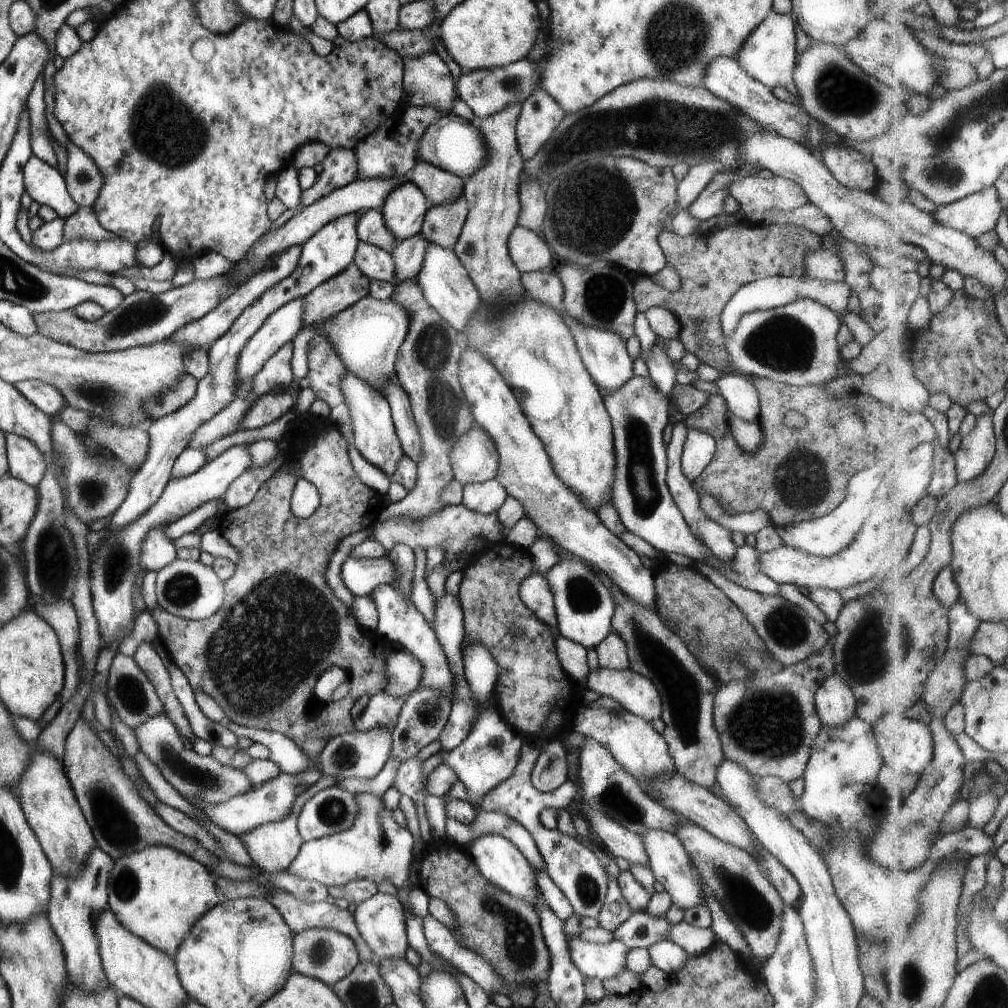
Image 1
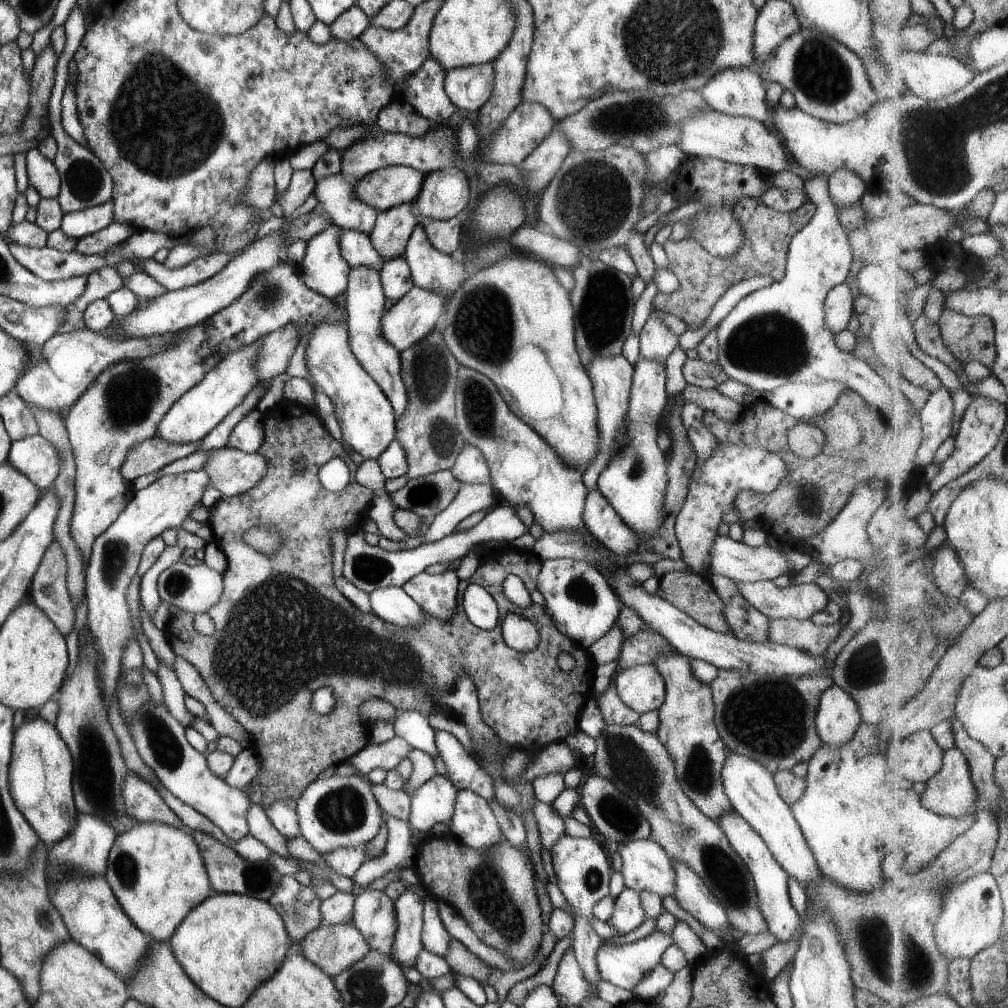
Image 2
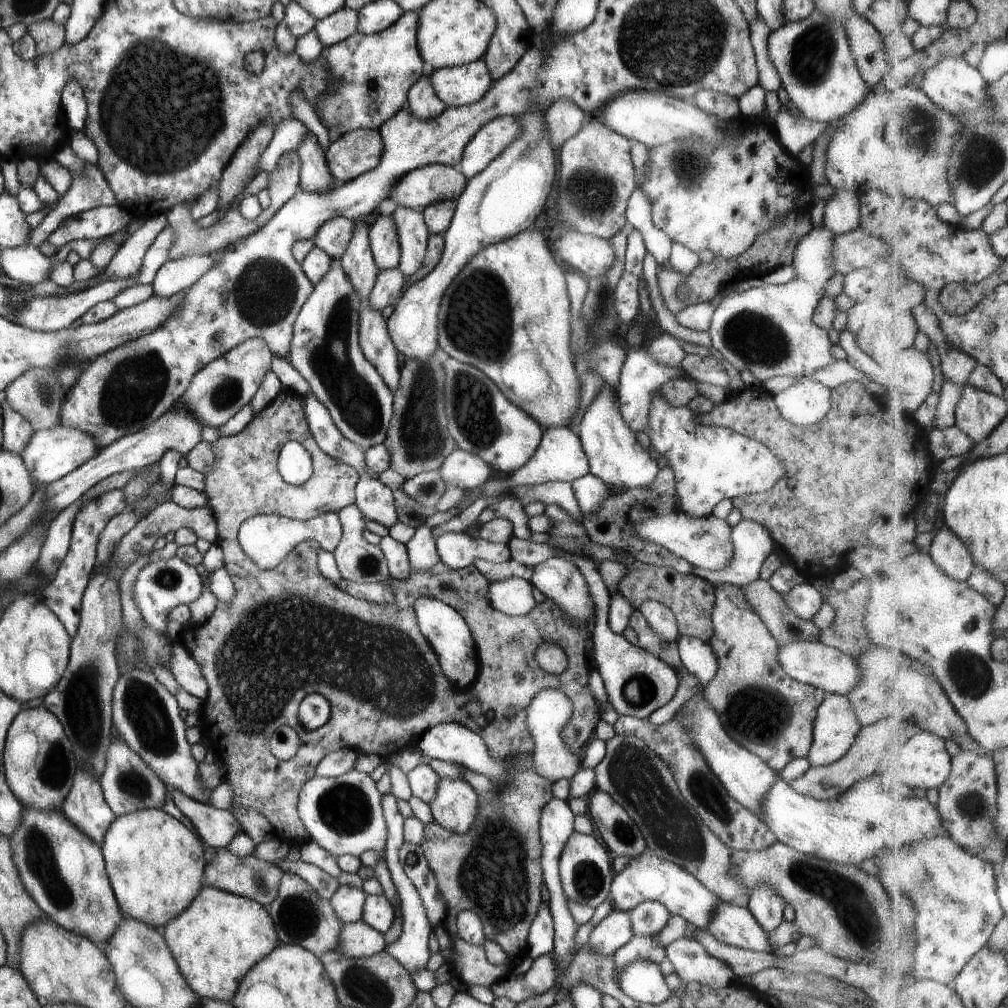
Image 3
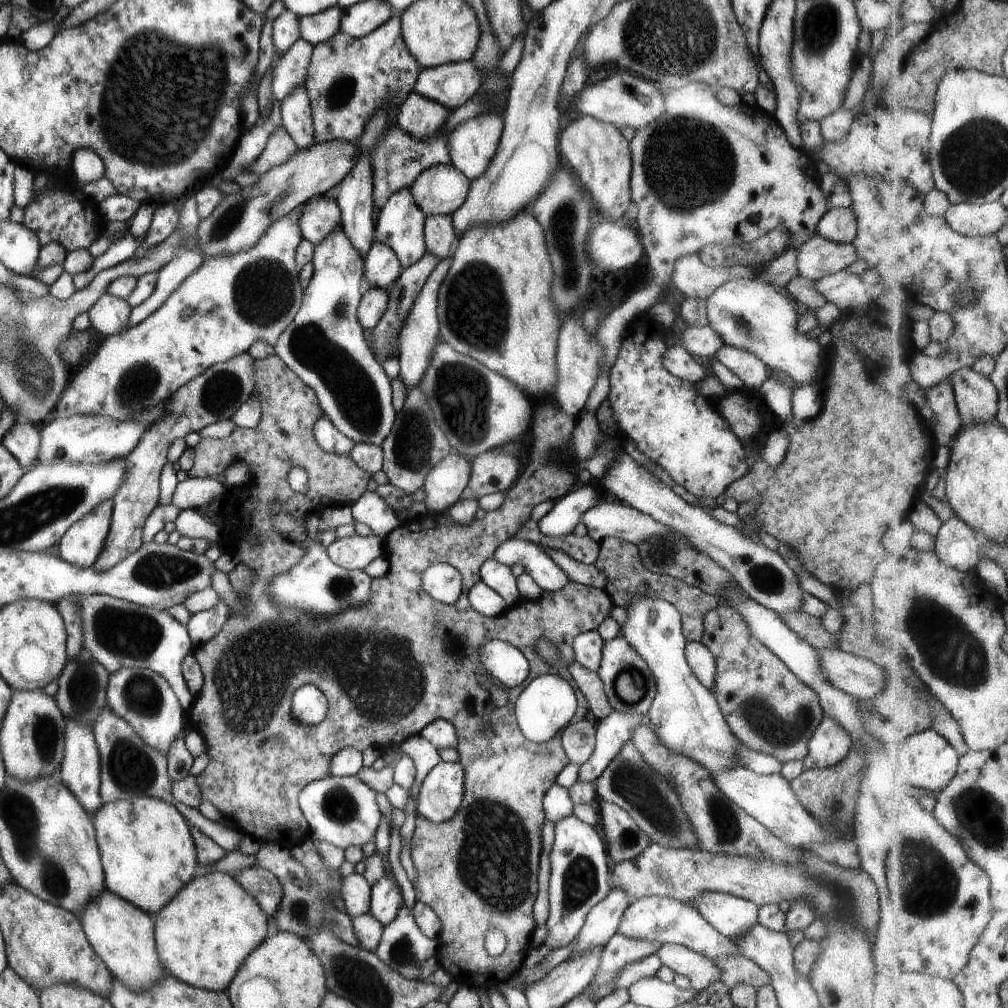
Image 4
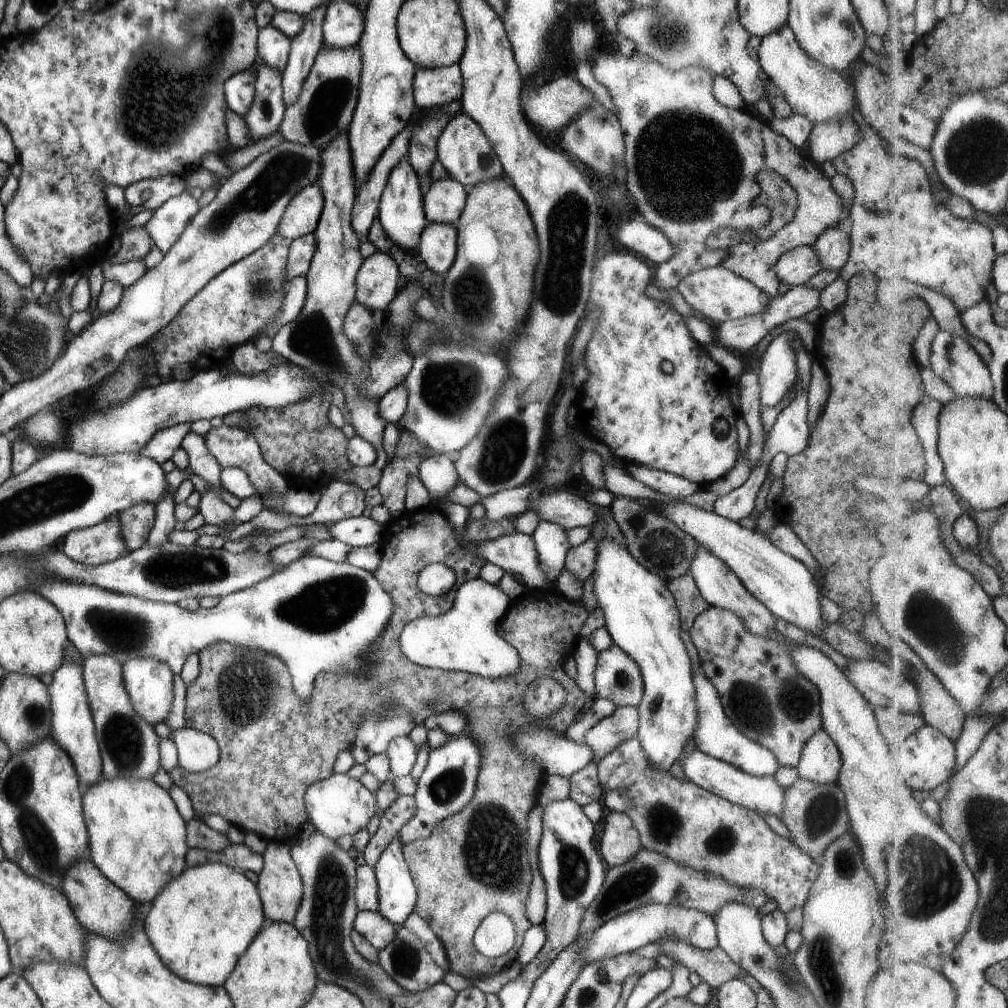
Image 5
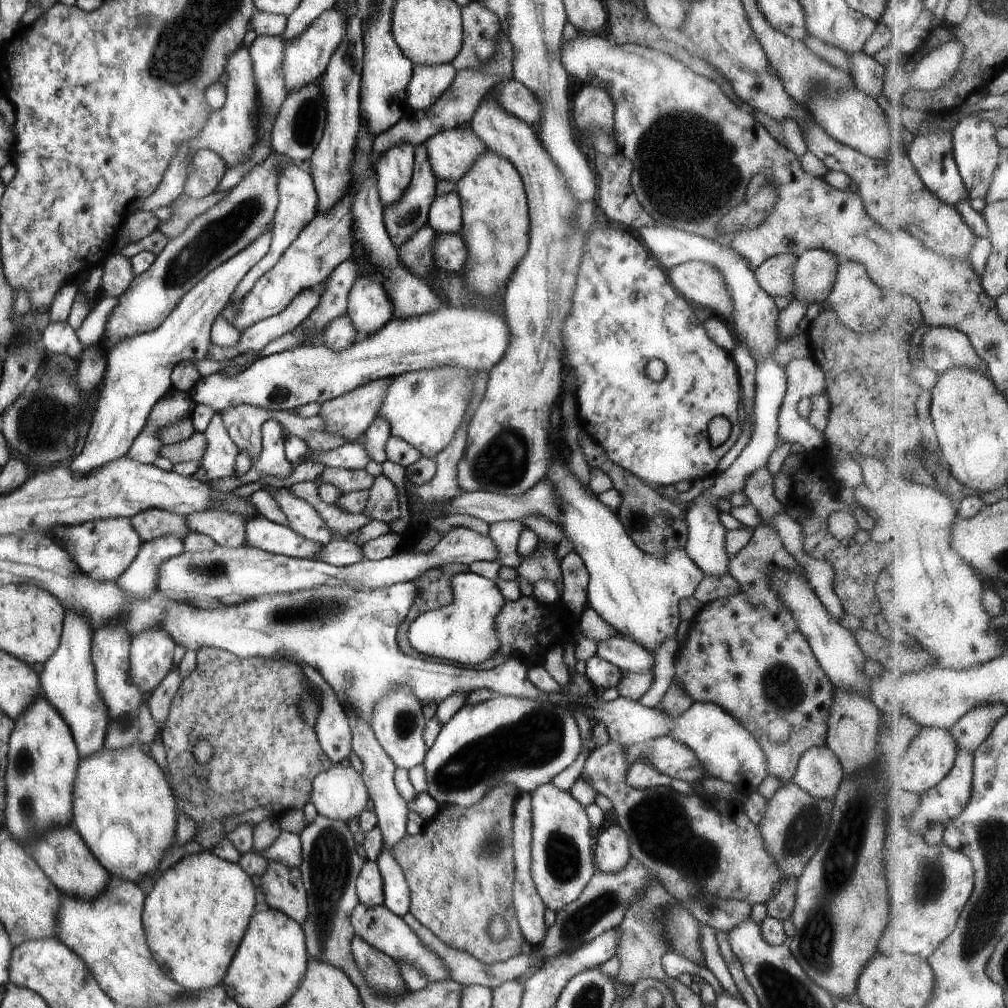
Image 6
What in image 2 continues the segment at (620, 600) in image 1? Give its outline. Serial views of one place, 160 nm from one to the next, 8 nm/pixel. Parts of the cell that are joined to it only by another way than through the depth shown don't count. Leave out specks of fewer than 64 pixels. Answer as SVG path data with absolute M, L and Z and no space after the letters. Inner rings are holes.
M673 653L671 656L661 655L651 664L664 682L664 699L658 708L659 724L654 733L673 761L677 782L685 796L701 814L715 820L723 813L735 813L720 781L727 750L713 722L714 704L710 686L691 675L688 659L681 653Z

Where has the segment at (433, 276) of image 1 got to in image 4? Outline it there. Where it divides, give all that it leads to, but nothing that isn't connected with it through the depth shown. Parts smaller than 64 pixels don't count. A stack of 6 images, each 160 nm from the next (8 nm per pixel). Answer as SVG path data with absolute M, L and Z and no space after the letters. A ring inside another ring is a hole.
M403 186L397 192L393 192L387 198L385 206L379 209L378 216L373 242L381 242L381 244L389 246L389 249L401 264L401 268L407 268L407 266L421 258L423 254L426 254L423 238L426 215L415 204L413 194L411 194L411 186Z

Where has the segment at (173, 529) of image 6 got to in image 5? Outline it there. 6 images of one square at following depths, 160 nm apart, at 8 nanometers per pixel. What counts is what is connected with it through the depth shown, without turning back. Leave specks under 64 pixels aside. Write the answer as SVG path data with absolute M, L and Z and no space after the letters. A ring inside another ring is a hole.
M143 501L120 510L118 521L127 551L138 549L146 542L154 521L154 503Z

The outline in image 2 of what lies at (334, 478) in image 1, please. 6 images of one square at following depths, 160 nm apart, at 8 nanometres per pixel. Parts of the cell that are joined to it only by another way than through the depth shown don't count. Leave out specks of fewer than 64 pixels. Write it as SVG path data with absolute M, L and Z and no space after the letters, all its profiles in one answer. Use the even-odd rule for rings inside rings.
M283 398L264 414L262 434L262 443L257 451L266 458L264 477L246 493L232 497L221 495L209 507L208 524L215 534L214 542L227 559L225 572L222 572L221 596L205 612L214 622L213 633L197 633L192 625L194 614L179 609L169 616L164 628L174 654L196 668L215 702L245 729L252 740L250 748L258 756L260 765L242 790L246 795L251 784L260 783L262 796L259 805L267 806L285 798L296 799L324 768L343 763L361 750L367 745L365 736L368 724L361 722L358 717L358 706L363 701L387 701L397 712L417 709L426 716L433 711L451 713L448 709L437 707L432 702L432 694L447 690L464 670L477 687L481 718L494 731L501 744L535 752L546 744L563 741L569 733L577 731L578 714L586 700L591 698L593 664L587 650L573 644L565 635L561 636L544 607L531 602L528 607L519 608L508 601L502 591L501 584L509 575L519 577L528 590L536 588L541 560L535 554L523 553L508 546L498 551L496 560L482 558L473 574L467 580L458 582L458 603L454 615L447 622L439 622L424 613L423 625L418 629L406 629L389 624L371 612L363 614L333 585L330 536L334 531L345 534L348 527L356 523L361 526L365 519L369 519L365 512L374 492L356 481L354 474L357 465L343 450L341 443L329 435L322 420L305 406ZM298 457L302 471L292 471L292 461ZM333 457L343 460L349 471L345 488L337 492L325 490L317 476L319 467ZM256 525L271 525L274 536L275 531L278 532L277 540L280 543L272 555L264 555L243 542L244 532ZM469 584L483 587L496 602L499 618L489 630L473 626L464 613L461 600ZM509 613L525 617L537 629L538 643L532 651L513 651L503 642L501 621ZM560 651L574 658L574 667L568 672L561 671L555 663ZM325 685L331 685L334 690L334 705L327 714L318 715L310 707L311 697L315 690Z

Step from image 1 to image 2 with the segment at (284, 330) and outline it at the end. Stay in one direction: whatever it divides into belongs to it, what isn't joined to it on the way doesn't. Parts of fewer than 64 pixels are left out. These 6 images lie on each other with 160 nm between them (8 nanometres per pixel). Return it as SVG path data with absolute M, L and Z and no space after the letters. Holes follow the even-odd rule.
M258 336L252 343L227 353L215 368L209 369L195 386L184 392L169 407L157 424L154 437L161 437L170 444L201 440L256 385L254 359L256 349L262 343L264 336Z

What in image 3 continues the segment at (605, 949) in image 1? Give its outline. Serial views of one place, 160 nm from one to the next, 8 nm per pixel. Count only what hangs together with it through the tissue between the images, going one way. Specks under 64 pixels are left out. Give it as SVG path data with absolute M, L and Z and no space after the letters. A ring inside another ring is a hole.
M638 960L623 967L616 978L618 988L640 1003L659 1004L672 992L665 984L657 963Z

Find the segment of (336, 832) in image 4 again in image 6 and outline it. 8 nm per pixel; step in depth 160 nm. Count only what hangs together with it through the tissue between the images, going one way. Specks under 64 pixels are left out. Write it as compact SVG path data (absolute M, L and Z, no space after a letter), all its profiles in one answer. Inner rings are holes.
M339 763L317 774L310 796L317 815L345 824L357 819L370 799L360 773Z

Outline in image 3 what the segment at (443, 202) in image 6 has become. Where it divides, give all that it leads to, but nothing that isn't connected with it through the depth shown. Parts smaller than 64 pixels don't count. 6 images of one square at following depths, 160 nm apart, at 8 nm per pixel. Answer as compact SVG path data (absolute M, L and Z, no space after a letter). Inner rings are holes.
M433 163L408 170L393 183L388 199L400 207L423 210L440 200L456 200L465 184L457 168Z

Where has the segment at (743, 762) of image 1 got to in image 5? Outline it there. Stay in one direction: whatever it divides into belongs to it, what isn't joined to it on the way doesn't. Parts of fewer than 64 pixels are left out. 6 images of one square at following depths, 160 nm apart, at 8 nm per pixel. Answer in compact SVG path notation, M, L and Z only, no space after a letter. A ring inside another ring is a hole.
M713 605L694 618L688 634L731 724L770 750L779 766L795 767L805 741L822 728L820 692L792 662L790 646L795 642L778 632L771 639L751 634L735 613Z

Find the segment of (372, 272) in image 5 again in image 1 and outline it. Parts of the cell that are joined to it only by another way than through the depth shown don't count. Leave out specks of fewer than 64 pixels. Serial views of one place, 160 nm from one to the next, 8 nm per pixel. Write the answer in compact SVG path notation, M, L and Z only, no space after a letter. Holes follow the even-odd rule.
M407 178L384 198L380 213L386 229L399 242L420 230L424 214L431 206L422 190Z

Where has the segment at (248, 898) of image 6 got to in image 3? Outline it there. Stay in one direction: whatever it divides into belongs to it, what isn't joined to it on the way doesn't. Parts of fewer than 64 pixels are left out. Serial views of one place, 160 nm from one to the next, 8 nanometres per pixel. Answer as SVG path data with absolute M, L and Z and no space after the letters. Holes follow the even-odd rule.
M204 884L185 910L160 929L179 972L198 998L229 1003L243 974L279 944L266 909L257 901Z

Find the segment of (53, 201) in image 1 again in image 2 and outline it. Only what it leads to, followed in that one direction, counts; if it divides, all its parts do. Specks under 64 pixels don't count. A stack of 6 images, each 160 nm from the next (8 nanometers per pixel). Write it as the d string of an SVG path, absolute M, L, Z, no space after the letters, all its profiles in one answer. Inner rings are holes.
M36 147L25 154L28 184L33 186L40 198L55 199L60 191L60 178L55 165L48 161ZM106 200L94 207L62 213L59 228L71 238L80 239L112 222L112 200Z

